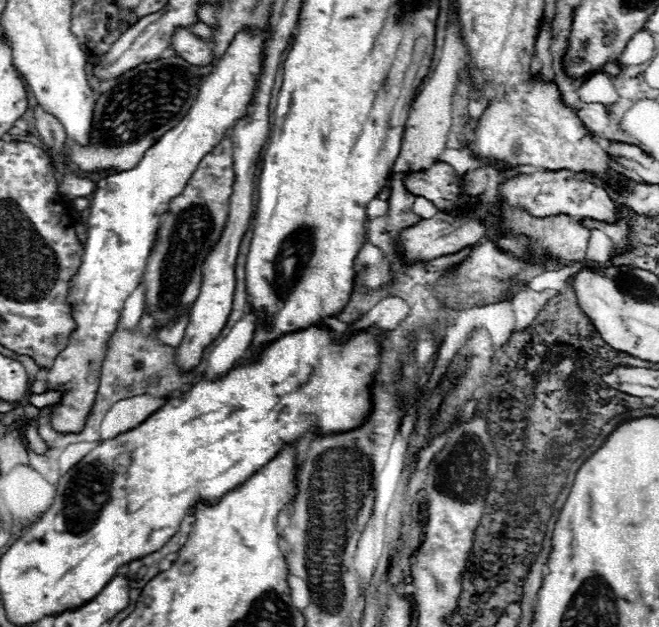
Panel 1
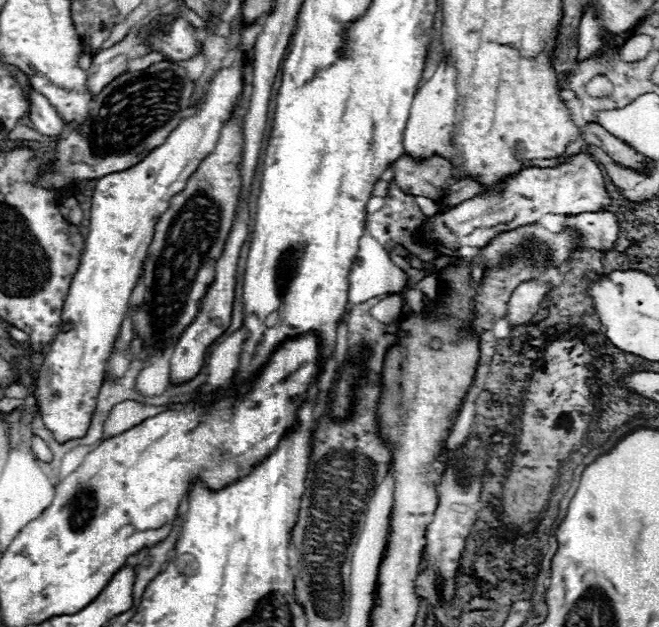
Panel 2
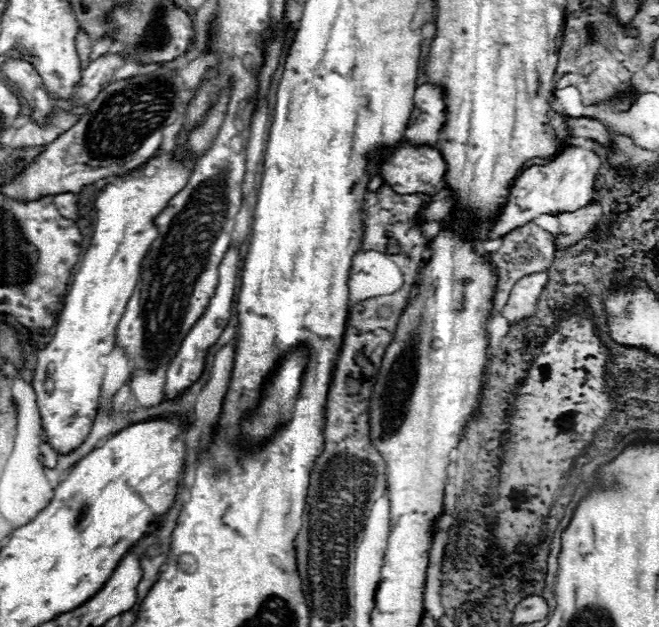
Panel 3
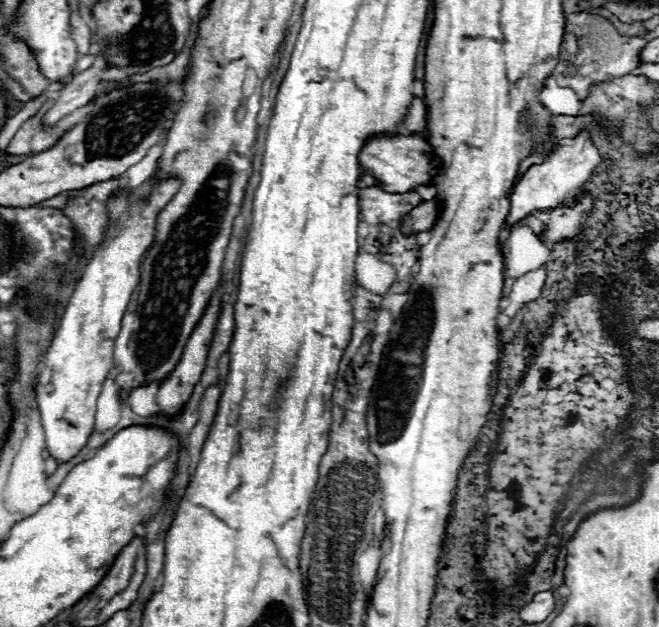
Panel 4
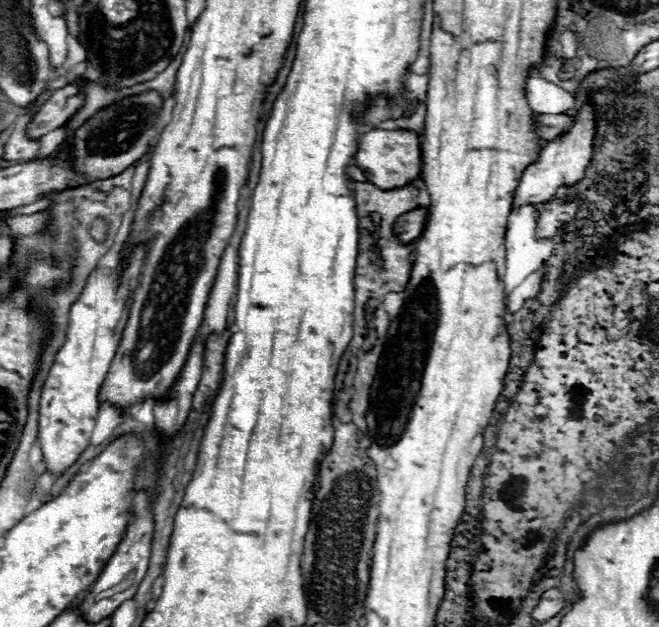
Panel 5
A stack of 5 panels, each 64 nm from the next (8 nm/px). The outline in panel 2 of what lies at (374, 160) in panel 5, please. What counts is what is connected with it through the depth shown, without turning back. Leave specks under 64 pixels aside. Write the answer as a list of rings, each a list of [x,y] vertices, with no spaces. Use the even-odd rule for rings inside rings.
[[[400,156],[392,166],[394,178],[406,194],[426,196],[440,204],[450,192],[450,178],[454,168],[440,156],[434,156],[420,164],[412,162],[408,156]]]

